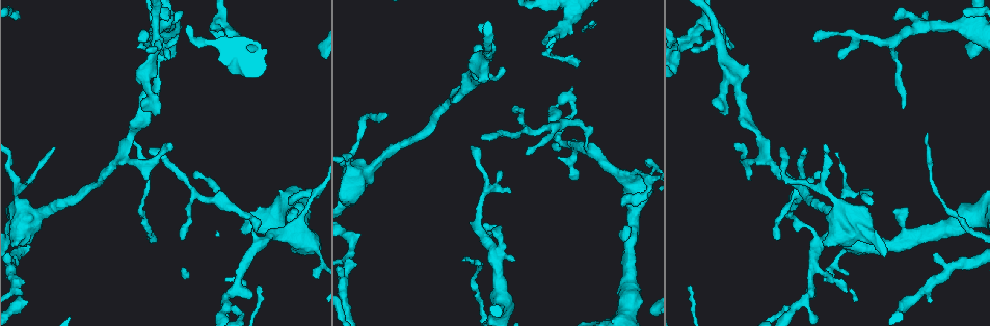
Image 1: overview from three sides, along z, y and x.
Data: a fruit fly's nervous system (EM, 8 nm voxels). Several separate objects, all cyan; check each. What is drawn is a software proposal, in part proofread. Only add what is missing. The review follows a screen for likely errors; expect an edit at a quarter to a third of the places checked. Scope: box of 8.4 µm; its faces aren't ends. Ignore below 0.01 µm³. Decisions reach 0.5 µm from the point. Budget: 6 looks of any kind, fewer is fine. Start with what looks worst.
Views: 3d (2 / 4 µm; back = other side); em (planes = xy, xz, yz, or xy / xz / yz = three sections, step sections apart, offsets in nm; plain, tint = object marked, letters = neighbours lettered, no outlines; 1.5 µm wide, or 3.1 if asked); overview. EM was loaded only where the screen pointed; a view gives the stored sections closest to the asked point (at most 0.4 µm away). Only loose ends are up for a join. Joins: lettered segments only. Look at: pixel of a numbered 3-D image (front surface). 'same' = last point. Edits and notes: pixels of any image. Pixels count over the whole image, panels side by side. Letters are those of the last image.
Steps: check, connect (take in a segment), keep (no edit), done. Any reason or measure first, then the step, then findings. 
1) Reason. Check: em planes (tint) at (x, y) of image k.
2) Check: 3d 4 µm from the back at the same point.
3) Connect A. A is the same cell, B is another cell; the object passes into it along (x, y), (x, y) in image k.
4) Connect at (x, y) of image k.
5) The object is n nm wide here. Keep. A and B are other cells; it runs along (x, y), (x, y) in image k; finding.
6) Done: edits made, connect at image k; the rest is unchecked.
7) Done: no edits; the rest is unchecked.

Thin end. Check: em planes (tint) at (732, 44) of image 1.

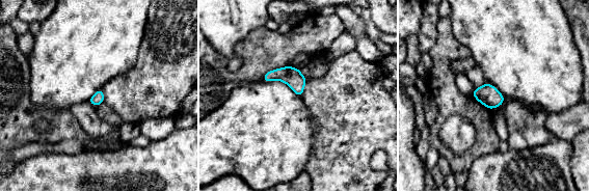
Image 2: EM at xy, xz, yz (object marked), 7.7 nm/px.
Check: em planes (letters) at the same point.

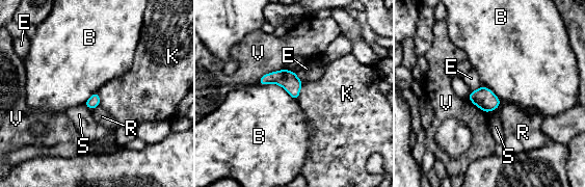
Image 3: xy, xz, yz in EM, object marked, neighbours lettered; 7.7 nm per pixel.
The object is 90 nm wide here. Keep. B, E, K, R, S and V are other cells; a border runs along (258, 83), (275, 83), (296, 100) in image 3; none of them fits.

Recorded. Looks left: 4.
Thin end. Check: em yz step 8 (tint) at (171, 143) of image 1.

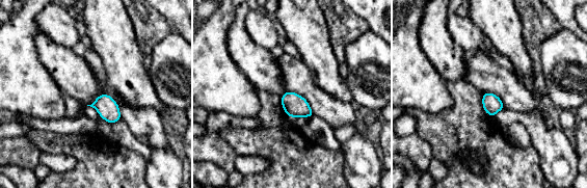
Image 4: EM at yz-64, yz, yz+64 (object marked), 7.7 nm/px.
Check: em planes (letters) at the same point.

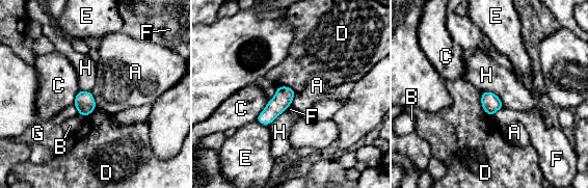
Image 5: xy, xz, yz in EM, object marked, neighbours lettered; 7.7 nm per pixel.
The object is 150 nm wide here; the longest contact is with D, 220 nm. Keep. A, B, C, D, E, F, G and H are other cells; none of them fits.

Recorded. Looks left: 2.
Free end. Check: 3d 4 µm at (290, 204) of image 1.

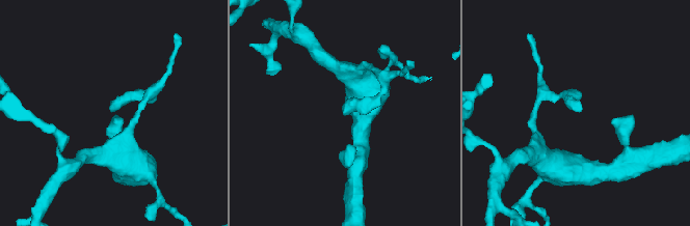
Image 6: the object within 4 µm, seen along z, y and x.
Check: em planes (letters) at (345, 112) of image 6.

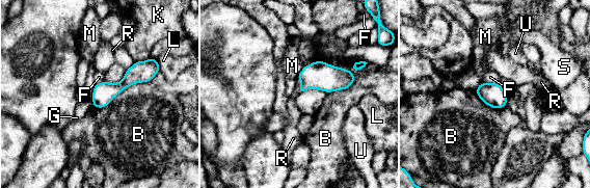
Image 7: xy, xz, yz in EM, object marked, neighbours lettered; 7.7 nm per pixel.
The object is 130 nm wide here. Keep. B, F, G, K, L, M, R, S and U are other cells; none of them fits.

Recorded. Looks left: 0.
Done: no edits; the rest is unchecked.

